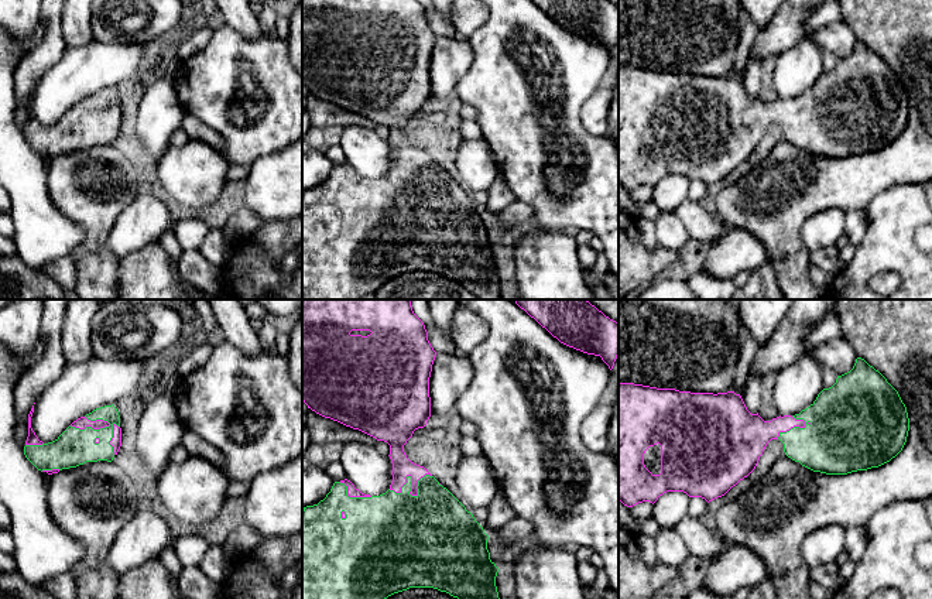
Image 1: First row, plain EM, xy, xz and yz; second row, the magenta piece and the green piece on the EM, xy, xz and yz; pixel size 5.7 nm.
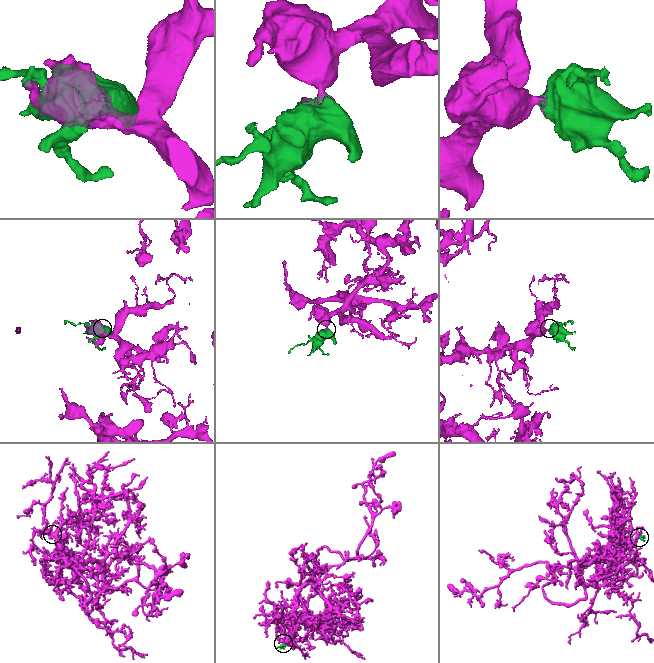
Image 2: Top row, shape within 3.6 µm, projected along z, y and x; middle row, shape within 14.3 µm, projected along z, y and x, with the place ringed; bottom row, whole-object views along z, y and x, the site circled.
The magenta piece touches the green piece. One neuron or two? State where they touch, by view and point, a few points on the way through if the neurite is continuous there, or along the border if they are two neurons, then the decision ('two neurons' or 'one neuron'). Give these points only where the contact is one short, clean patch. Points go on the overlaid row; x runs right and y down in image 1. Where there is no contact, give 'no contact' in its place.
contact xy (105, 425); one neuron

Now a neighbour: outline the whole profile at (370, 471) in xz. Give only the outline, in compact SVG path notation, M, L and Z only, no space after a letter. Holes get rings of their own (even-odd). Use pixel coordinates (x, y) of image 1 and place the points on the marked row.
M345 442L340 463L346 479L364 494L380 496L393 482L393 463L374 445L363 442Z

